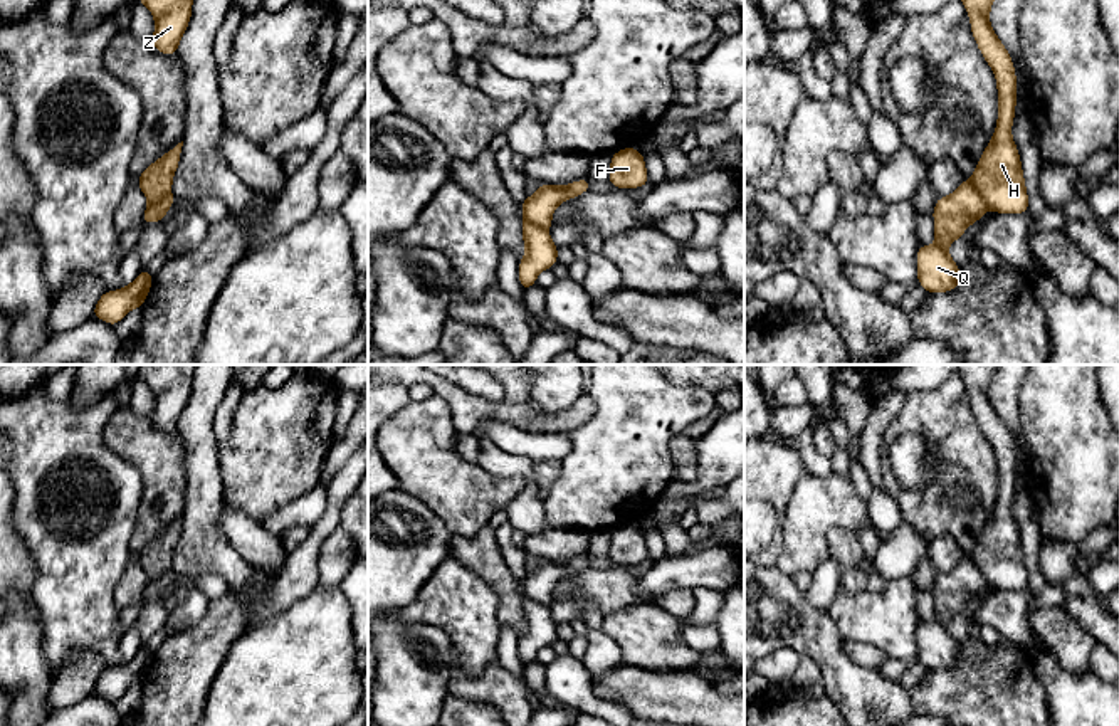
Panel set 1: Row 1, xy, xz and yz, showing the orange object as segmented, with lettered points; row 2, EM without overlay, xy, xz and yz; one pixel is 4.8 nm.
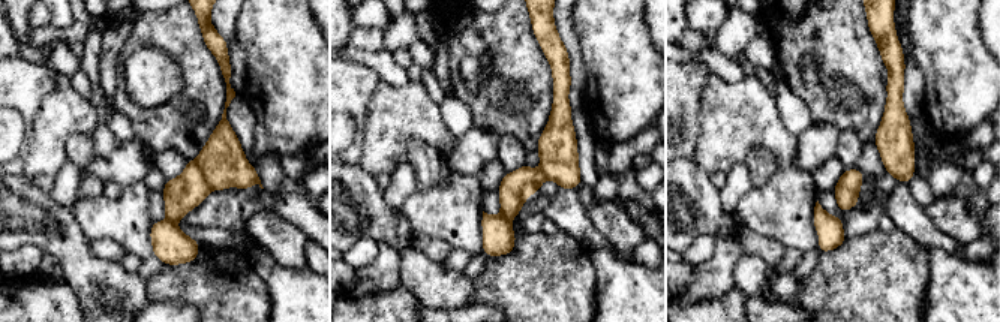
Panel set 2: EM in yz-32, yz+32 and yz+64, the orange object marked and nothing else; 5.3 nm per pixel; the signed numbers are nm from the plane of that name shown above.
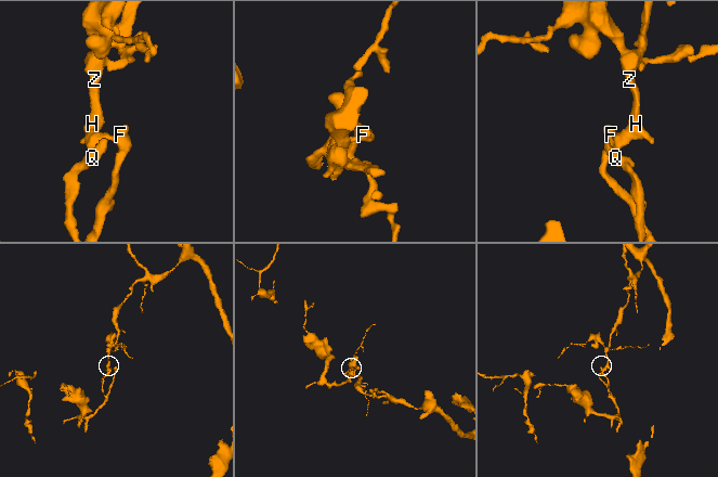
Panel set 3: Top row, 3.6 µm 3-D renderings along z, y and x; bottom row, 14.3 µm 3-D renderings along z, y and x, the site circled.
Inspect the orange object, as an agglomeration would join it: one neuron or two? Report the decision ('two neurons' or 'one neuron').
two neurons

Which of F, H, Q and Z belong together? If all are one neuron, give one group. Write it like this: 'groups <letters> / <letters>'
groups F Q / H Z

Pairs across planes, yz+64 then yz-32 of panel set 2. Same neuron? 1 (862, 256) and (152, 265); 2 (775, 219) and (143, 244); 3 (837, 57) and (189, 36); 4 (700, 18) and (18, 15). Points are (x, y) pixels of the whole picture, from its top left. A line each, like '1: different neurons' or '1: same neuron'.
1: different neurons
2: same neuron
3: same neuron
4: different neurons

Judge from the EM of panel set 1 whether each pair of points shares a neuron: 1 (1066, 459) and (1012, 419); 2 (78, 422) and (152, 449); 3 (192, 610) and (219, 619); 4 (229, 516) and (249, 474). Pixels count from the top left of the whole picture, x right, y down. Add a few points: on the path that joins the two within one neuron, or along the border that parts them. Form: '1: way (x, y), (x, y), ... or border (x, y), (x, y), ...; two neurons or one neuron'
1: border (1020, 385), (1019, 420), (1029, 464); two neurons
2: border (116, 409), (106, 424), (105, 442), (128, 461); two neurons
3: border (210, 602), (205, 614), (195, 624), (177, 632); two neurons
4: border (224, 501), (242, 510), (261, 525); two neurons

